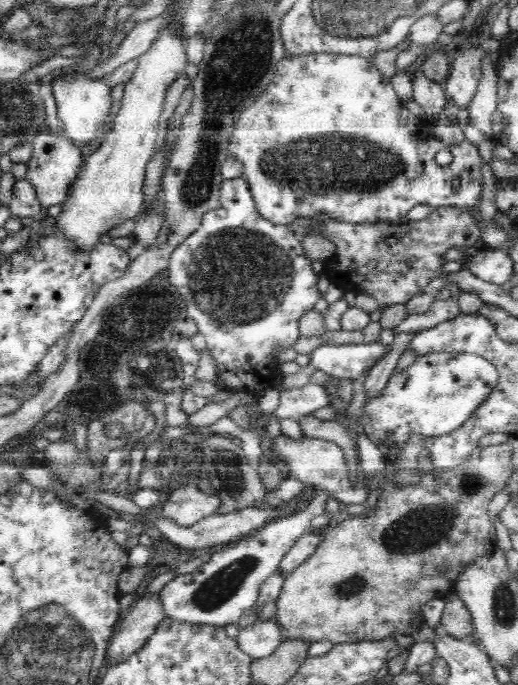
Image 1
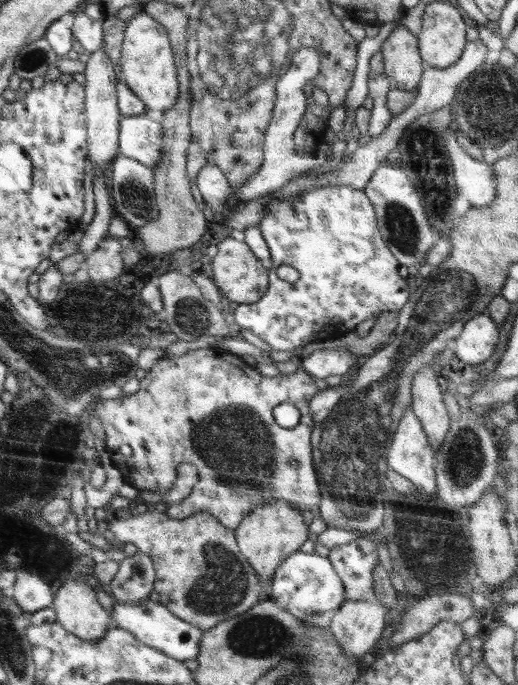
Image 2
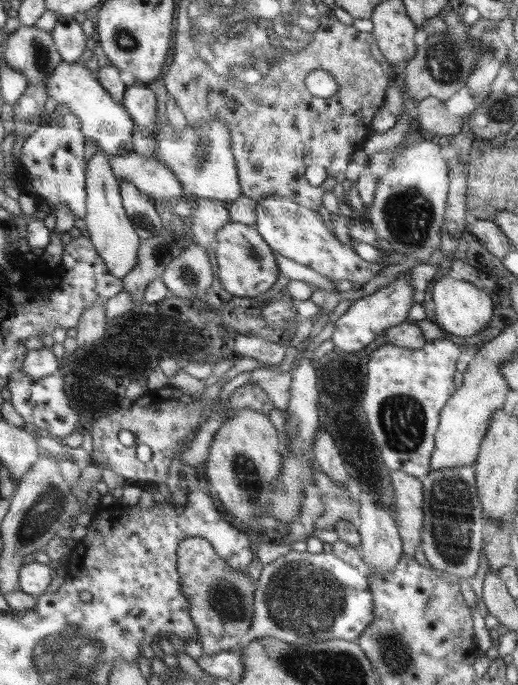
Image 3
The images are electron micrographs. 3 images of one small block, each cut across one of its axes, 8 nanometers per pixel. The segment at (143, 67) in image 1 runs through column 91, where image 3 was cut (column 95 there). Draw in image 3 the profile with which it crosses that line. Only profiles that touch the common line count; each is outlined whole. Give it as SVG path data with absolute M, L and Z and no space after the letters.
M98 151L90 160L86 168L86 235L94 243L99 254L107 263L110 274L123 279L129 274L136 262L138 262L138 248L141 239L132 226L131 218L128 218L123 206L123 197L120 194L119 180L115 178L111 170L111 163L104 151Z

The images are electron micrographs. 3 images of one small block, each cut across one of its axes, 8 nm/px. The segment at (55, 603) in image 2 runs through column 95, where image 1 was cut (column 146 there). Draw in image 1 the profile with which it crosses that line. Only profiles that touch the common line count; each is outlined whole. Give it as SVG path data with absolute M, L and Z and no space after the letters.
M158 593L152 596L142 596L134 608L130 608L130 614L122 617L113 634L110 646L108 646L108 666L124 662L155 633L167 614L164 613L163 602Z

